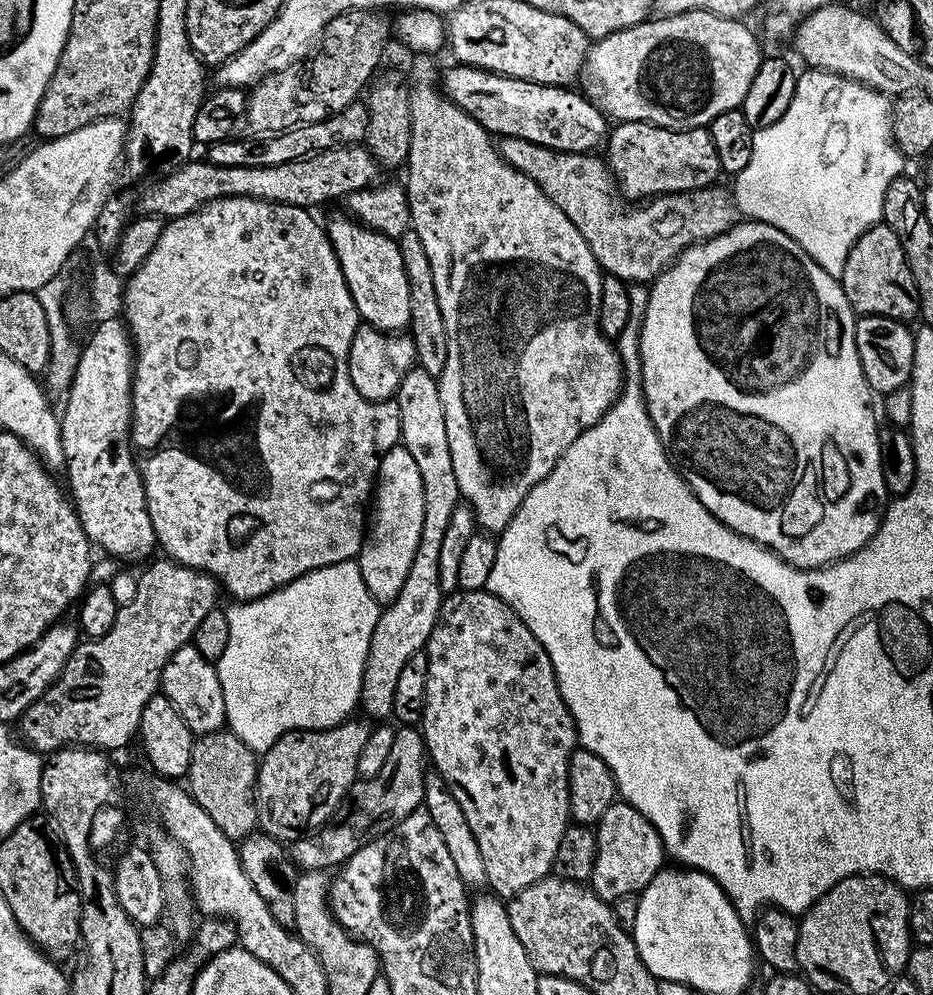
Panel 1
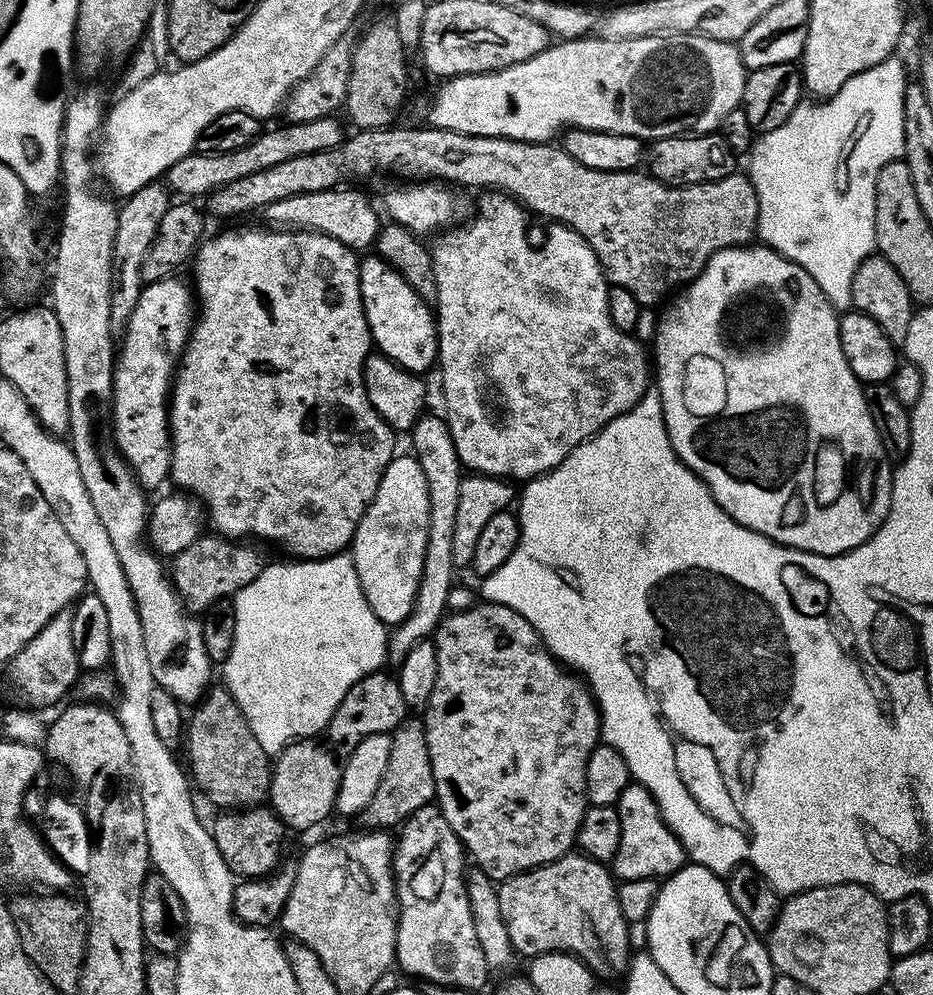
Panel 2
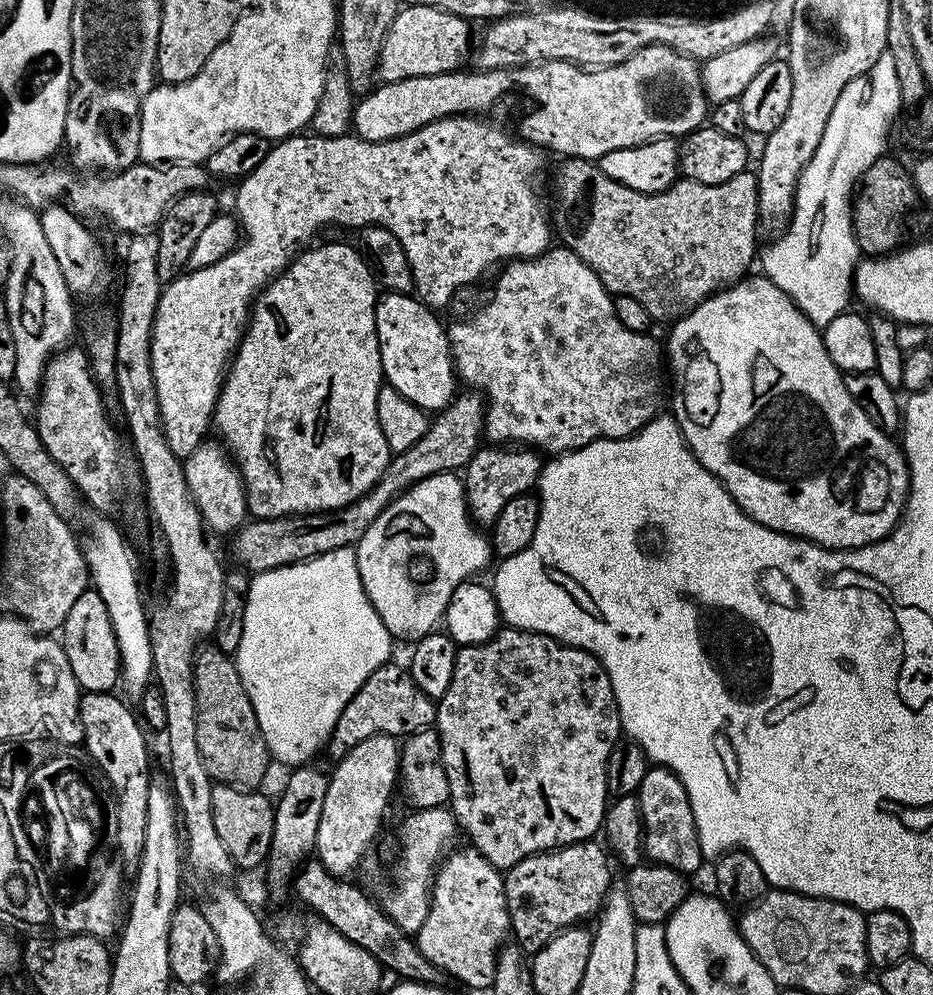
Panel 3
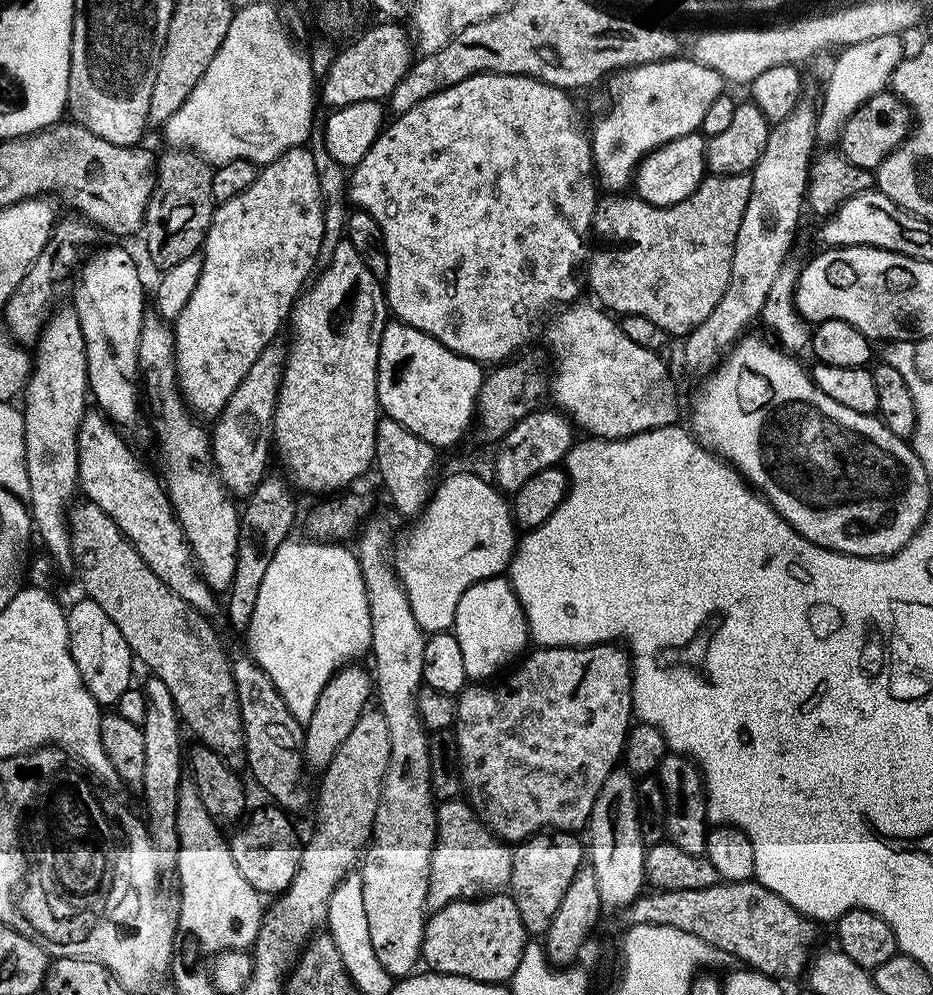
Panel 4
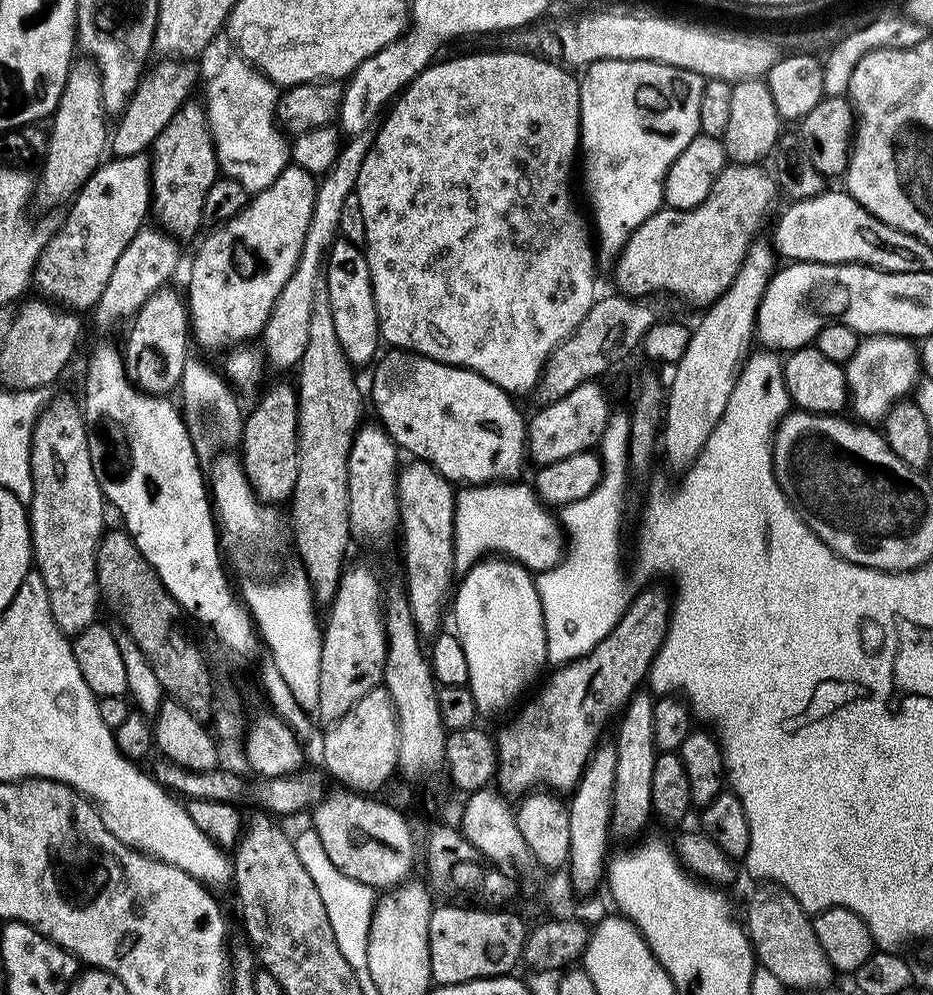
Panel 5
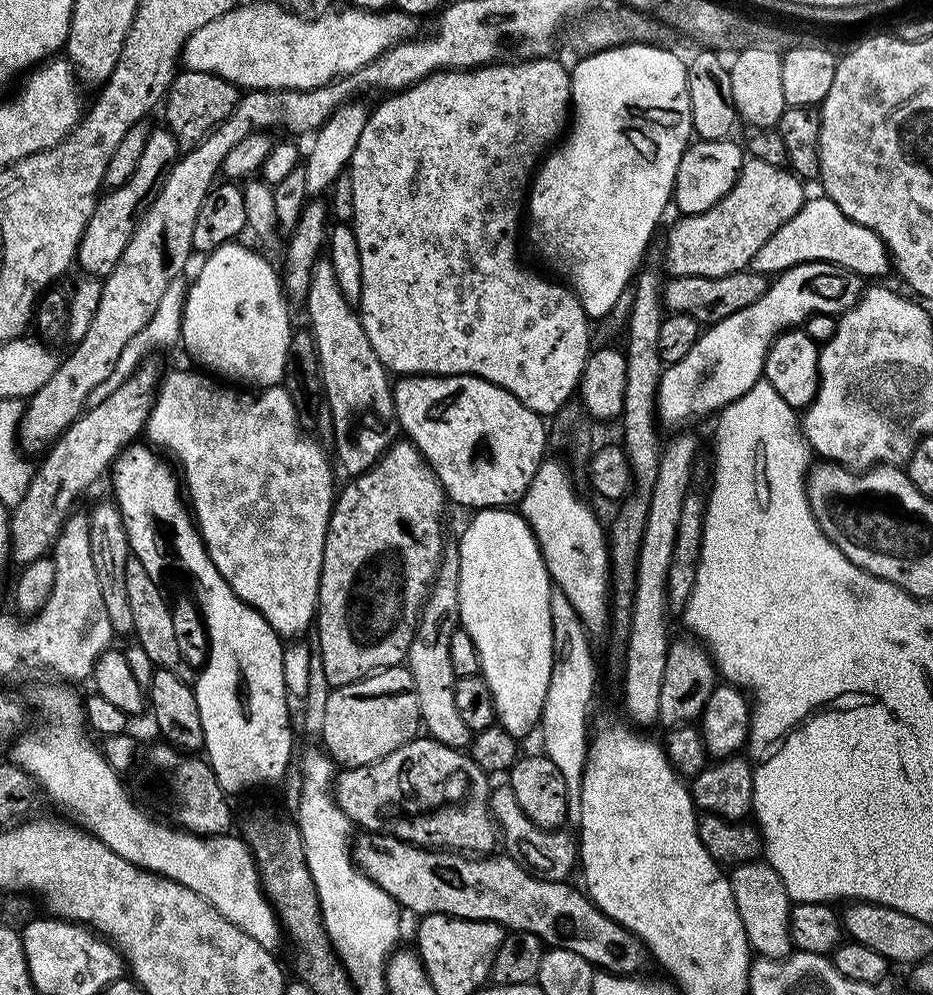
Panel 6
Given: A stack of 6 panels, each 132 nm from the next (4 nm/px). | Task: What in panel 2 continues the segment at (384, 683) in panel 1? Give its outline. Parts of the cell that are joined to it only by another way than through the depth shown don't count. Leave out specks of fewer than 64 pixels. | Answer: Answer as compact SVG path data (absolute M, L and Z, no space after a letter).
M421 415L410 433L411 451L422 466L422 474L426 474L428 487L428 541L424 555L424 573L410 614L391 629L386 660L392 666L400 665L418 642L429 639L439 628L448 608L448 595L454 586L454 517L458 514L458 486L462 479L462 465L447 419L443 415L428 415Z

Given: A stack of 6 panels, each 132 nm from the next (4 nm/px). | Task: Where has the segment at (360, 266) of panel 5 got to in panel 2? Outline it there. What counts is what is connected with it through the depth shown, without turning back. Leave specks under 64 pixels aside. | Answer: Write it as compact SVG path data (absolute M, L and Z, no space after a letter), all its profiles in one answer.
M263 226L264 228L240 228L237 232L224 232L221 236L216 236L213 240L205 239L197 247L194 253L194 259L191 261L192 276L196 279L194 283L194 296L198 301L198 319L192 325L192 331L188 333L188 344L178 361L172 381L172 391L170 393L170 407L168 410L168 423L170 425L170 435L172 437L172 470L170 473L171 483L176 483L177 489L191 494L199 500L201 505L206 506L206 516L212 519L212 524L217 533L229 538L255 538L260 540L273 540L276 544L284 544L288 552L293 552L293 557L301 560L322 560L326 556L334 556L337 552L343 552L351 545L352 536L356 533L358 522L362 514L370 506L374 494L378 490L378 482L384 473L384 467L391 462L394 453L397 451L396 440L397 433L392 431L392 427L387 424L382 417L376 413L374 406L370 406L370 398L366 394L364 385L364 363L366 358L373 351L372 335L366 322L366 314L362 306L362 294L360 293L360 283L358 282L358 256L353 249L347 248L342 242L334 238L322 235L321 232L309 232L307 230L277 230L272 226Z

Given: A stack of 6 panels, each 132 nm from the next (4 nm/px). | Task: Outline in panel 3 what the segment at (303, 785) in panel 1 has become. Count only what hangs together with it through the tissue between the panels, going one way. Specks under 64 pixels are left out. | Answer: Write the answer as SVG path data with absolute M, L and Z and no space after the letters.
M389 662L378 666L370 678L346 702L346 710L338 718L338 722L332 731L332 737L328 739L326 745L327 755L332 755L333 761L343 758L350 749L358 746L358 742L378 734L386 734L403 738L414 734L423 728L433 727L436 723L436 706L437 701L432 700L414 682L414 678L409 674L407 667L400 668L395 662Z

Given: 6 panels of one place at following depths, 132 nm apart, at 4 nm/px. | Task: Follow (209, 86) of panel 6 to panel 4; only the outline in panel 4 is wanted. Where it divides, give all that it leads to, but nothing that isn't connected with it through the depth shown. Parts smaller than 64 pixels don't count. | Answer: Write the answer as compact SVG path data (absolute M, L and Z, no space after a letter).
M169 147L168 152L159 153L156 162L156 185L150 194L150 202L144 211L144 248L148 251L148 260L157 270L170 266L178 266L185 258L197 255L204 247L204 241L209 239L212 226L214 201L210 194L210 178L213 165L203 160L197 152L190 152L186 148Z

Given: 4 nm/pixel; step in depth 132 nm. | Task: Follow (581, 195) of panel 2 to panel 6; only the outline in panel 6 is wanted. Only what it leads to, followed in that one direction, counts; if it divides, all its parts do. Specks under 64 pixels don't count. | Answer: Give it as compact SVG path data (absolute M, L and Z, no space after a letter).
M745 159L738 178L730 194L726 194L726 198L722 198L702 214L680 216L677 224L669 230L668 241L664 244L664 264L668 267L667 275L722 278L726 274L745 271L751 265L754 254L758 254L759 248L774 235L774 230L790 222L794 214L798 214L806 199L804 187L806 187L805 181L787 167L770 166L770 162Z

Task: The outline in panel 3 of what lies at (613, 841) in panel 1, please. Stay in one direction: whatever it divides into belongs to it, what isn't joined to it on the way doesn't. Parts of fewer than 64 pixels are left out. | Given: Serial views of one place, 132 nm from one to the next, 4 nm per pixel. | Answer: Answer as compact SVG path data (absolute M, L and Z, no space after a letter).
M649 766L642 786L638 786L634 795L640 807L640 821L644 823L644 856L651 863L665 864L685 874L698 871L706 858L698 842L694 810L690 810L686 786L682 786L678 774L663 766Z

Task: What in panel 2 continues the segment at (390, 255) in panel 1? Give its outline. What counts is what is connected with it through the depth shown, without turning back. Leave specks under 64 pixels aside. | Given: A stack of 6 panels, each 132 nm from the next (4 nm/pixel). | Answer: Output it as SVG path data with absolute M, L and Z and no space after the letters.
M369 256L359 261L358 282L362 294L362 306L366 314L372 343L379 355L389 356L398 366L408 372L424 374L428 367L438 360L438 341L436 339L436 317L433 309L415 292L381 256Z

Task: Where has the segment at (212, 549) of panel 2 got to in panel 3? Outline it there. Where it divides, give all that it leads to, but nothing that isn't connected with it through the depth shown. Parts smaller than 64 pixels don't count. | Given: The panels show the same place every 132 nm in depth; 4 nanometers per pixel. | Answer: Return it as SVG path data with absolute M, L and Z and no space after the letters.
M464 390L453 396L448 405L435 413L434 419L428 425L426 434L422 434L422 438L418 438L418 442L414 442L414 446L410 446L410 450L395 453L389 459L382 478L365 496L350 502L346 506L337 508L335 512L311 512L305 516L279 516L273 520L256 518L251 521L253 524L248 522L237 528L230 540L232 541L232 556L240 563L237 565L252 574L269 572L282 566L301 564L303 560L321 556L330 550L353 547L360 541L362 534L366 534L366 530L370 530L370 522L374 522L374 518L378 518L378 514L382 514L382 510L386 510L389 502L399 496L400 493L405 492L412 484L422 482L422 478L430 478L434 474L442 474L443 472L459 473L468 465L470 458L482 444L484 405L483 395L476 390Z

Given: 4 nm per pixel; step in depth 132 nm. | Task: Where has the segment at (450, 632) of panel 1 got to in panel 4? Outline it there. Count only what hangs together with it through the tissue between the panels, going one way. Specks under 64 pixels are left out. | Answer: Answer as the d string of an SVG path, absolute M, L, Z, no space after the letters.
M605 642L583 646L557 646L555 648L540 646L537 648L537 652L529 651L519 661L520 668L514 669L501 684L472 682L456 697L454 731L456 749L460 755L460 782L463 795L488 829L505 842L529 840L531 836L543 833L545 830L576 834L587 829L588 819L591 818L594 810L594 802L602 790L602 782L606 782L608 775L621 763L628 729L634 723L634 664L629 653L619 643Z

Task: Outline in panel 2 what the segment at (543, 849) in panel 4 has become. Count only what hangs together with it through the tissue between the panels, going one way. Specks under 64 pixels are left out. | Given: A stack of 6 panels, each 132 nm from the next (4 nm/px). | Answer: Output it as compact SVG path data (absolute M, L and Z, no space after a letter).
M569 854L541 868L499 881L496 893L506 934L510 934L510 942L521 957L569 952L603 978L619 972L621 975L630 963L630 925L622 910L618 910L617 887L605 865L583 854Z

